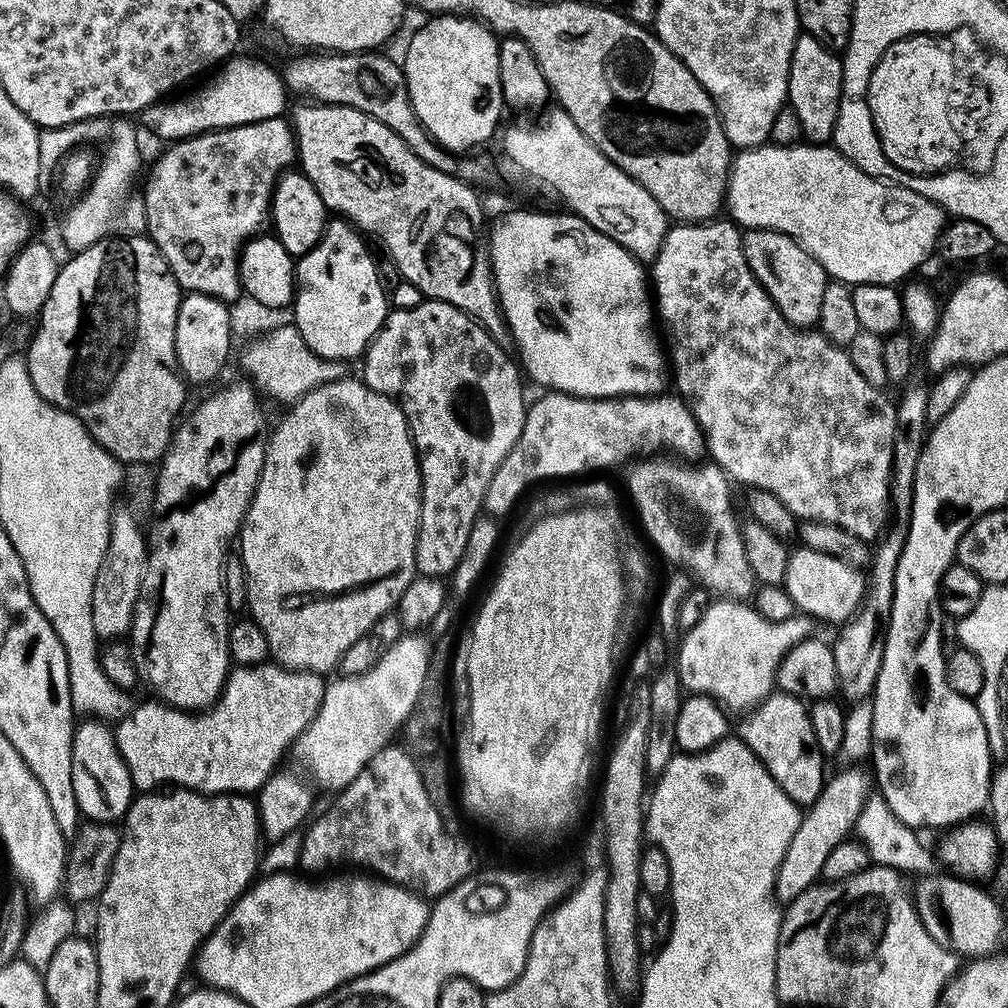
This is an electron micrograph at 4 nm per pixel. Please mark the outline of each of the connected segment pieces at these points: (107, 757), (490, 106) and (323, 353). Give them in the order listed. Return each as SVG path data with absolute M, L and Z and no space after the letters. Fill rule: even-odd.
M95 718L80 723L72 733L72 777L81 817L92 822L123 821L132 805L134 789L130 770L116 745L115 731L105 721Z
M434 16L425 21L413 34L412 41L408 44L408 53L402 59L414 114L433 140L448 152L468 154L473 150L483 149L480 147L495 134L496 127L497 132L501 127L500 111L505 111L506 108L502 78L498 74L500 40L485 24L479 24L469 16Z
M329 219L319 242L304 256L299 257L294 264L296 273L294 327L302 334L306 346L310 346L314 354L327 360L352 362L355 356L356 359L363 357L390 311L390 296L384 283L380 281L376 269L376 256L364 245L363 239L365 240L365 237L347 220Z

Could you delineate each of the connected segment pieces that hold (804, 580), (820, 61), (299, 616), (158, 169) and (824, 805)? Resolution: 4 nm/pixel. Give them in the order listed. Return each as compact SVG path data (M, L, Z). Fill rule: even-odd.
M800 546L789 555L787 564L784 565L784 579L782 587L794 598L797 609L803 615L812 617L813 621L825 620L828 624L839 626L855 614L861 601L864 600L864 590L866 587L866 576L861 569L852 567L846 562L838 562L838 558L830 558L830 554L818 554L818 550Z
M801 34L796 37L794 54L790 62L788 104L802 122L802 137L813 144L827 145L836 129L840 109L840 95L844 85L844 66L841 57L830 51L818 38Z
M345 378L310 390L300 400L291 405L292 408L280 420L276 429L271 429L264 450L264 465L252 505L244 515L244 523L238 533L238 554L244 563L244 577L248 579L248 602L246 605L251 619L262 626L262 634L266 634L266 642L270 642L270 657L281 668L292 668L295 672L328 671L339 665L342 654L358 642L378 622L378 618L389 615L399 604L406 586L417 575L416 571L416 539L420 529L420 457L416 454L416 445L412 442L412 434L403 410L393 397L376 392L368 387L363 379ZM388 576L388 584L376 584Z
M283 115L233 128L217 128L169 143L148 172L142 211L146 235L153 240L169 270L185 293L197 292L210 298L233 302L242 296L240 251L254 236L265 231L272 210L272 190L281 175L297 159L296 133Z
M844 766L841 772L836 772L824 781L824 789L818 794L813 804L807 805L806 811L800 817L798 830L794 830L794 838L782 858L782 866L778 866L776 875L775 899L781 905L792 903L798 894L813 887L822 877L822 866L826 866L826 858L844 840L853 835L858 814L868 801L874 788L874 780L869 769L864 766Z

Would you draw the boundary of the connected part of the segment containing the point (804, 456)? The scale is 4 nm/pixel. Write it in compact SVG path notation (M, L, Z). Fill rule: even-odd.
M713 218L707 222L680 222L675 226L669 227L668 233L664 235L662 246L658 250L656 259L650 264L650 288L654 293L654 312L658 317L659 327L662 329L662 340L666 345L666 356L670 361L670 372L676 375L675 391L679 393L689 410L694 414L694 418L698 422L698 426L704 432L706 441L706 452L710 457L711 463L717 464L727 476L729 476L737 485L748 484L749 489L761 488L770 494L774 494L782 503L793 512L801 521L817 520L818 522L830 522L842 526L842 530L850 530L850 534L854 534L858 538L869 542L875 541L877 537L883 533L890 519L890 466L892 465L892 447L894 446L894 422L896 421L896 405L890 399L888 401L887 391L870 386L870 382L866 382L866 378L862 378L862 374L858 374L858 370L854 370L854 362L850 362L847 351L840 348L836 344L830 343L819 330L809 330L807 328L796 328L790 322L786 322L786 318L778 310L778 306L774 306L774 302L766 294L766 290L758 282L758 278L754 278L754 274L750 270L750 266L744 257L744 241L742 232L735 223L729 222L727 219Z

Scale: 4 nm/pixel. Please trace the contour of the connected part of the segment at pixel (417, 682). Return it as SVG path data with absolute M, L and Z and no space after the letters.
M401 635L400 641L382 654L382 662L374 670L357 676L340 676L325 687L318 714L290 749L291 755L304 760L303 767L314 780L316 775L317 785L339 790L354 782L374 754L382 751L391 741L388 739L403 729L430 671L430 647L420 636L423 635Z

